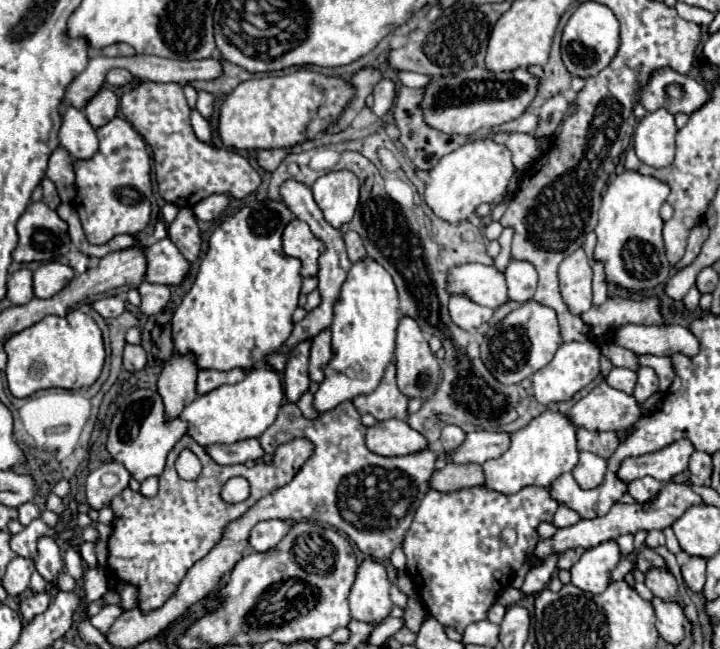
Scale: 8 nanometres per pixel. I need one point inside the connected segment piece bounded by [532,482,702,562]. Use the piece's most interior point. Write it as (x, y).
(674, 499)

